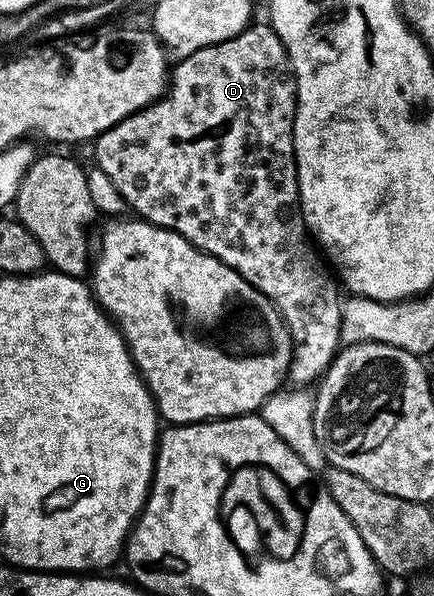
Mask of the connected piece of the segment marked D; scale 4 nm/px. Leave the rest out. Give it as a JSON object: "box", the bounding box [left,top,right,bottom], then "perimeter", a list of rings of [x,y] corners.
{"box":[94,22,342,386],"perimeter":[[[256,22],[245,28],[242,34],[238,34],[226,42],[206,46],[194,54],[183,57],[177,64],[180,65],[177,68],[175,65],[171,69],[170,83],[159,100],[147,104],[142,110],[130,114],[125,120],[110,126],[110,130],[106,130],[96,137],[94,141],[96,164],[108,175],[109,182],[120,191],[121,198],[136,211],[133,213],[139,219],[146,220],[149,224],[157,224],[160,228],[169,228],[171,232],[177,232],[179,236],[189,240],[194,247],[218,258],[226,266],[233,268],[239,276],[246,278],[246,282],[250,282],[250,286],[254,286],[262,294],[266,294],[269,302],[280,311],[280,317],[284,319],[284,325],[292,335],[292,364],[288,368],[287,379],[293,380],[291,383],[296,386],[307,385],[309,383],[307,380],[314,379],[313,381],[315,381],[317,377],[328,371],[341,347],[340,309],[342,295],[340,296],[341,289],[338,287],[329,265],[322,259],[317,245],[304,224],[304,215],[300,209],[300,191],[296,177],[297,159],[294,154],[296,140],[292,137],[294,118],[296,117],[296,81],[292,74],[292,68],[288,65],[288,52],[284,49],[284,44],[277,32],[272,31],[267,23]]]}

